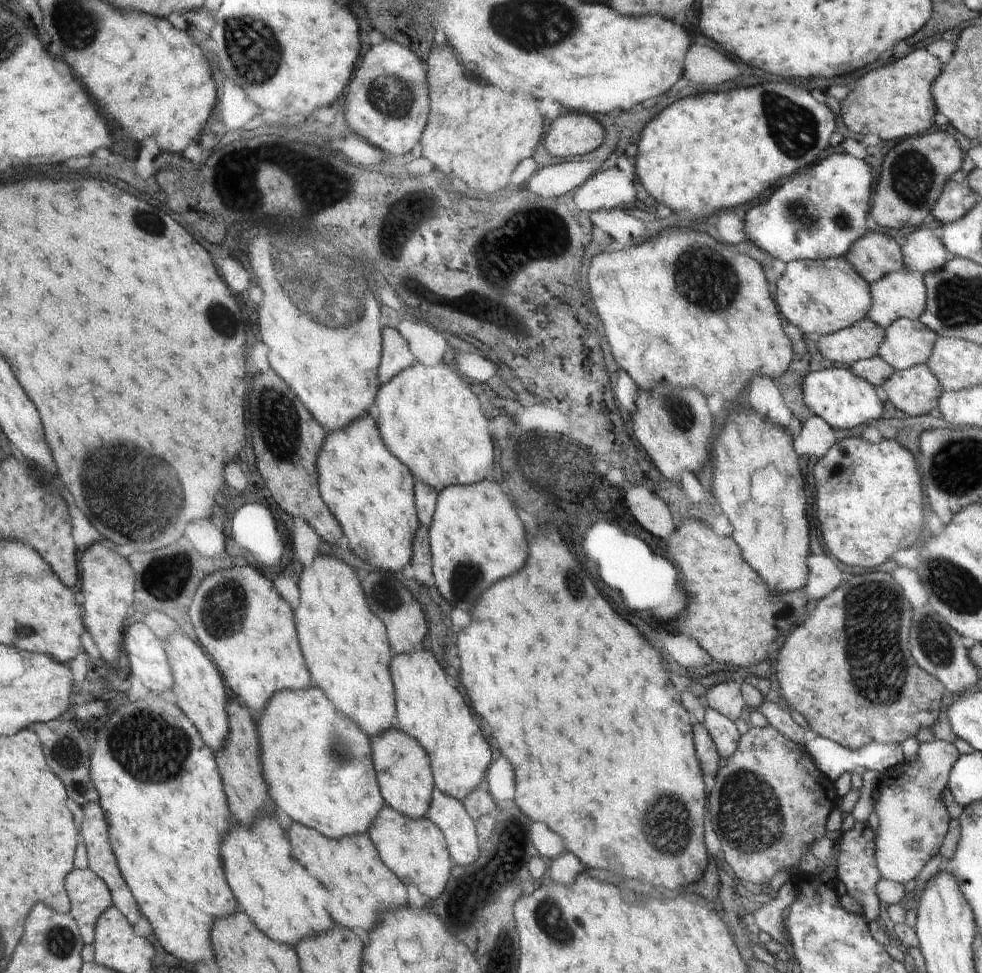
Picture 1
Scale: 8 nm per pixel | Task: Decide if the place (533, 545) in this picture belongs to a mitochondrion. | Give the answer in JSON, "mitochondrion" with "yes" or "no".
{"mitochondrion":"no"}

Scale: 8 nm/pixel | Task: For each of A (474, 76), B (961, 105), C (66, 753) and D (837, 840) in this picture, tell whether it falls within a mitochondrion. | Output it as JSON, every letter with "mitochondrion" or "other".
{"A":"other","B":"other","C":"mitochondrion","D":"other"}

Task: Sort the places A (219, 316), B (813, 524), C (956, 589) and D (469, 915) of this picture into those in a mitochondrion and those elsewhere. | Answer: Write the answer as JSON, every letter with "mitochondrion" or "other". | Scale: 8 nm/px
{"A":"mitochondrion","B":"other","C":"mitochondrion","D":"mitochondrion"}

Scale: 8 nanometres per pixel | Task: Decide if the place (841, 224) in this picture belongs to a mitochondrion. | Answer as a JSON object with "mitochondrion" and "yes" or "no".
{"mitochondrion":"yes"}

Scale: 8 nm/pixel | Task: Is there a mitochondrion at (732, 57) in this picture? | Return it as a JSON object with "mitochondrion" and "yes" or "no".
{"mitochondrion":"no"}

